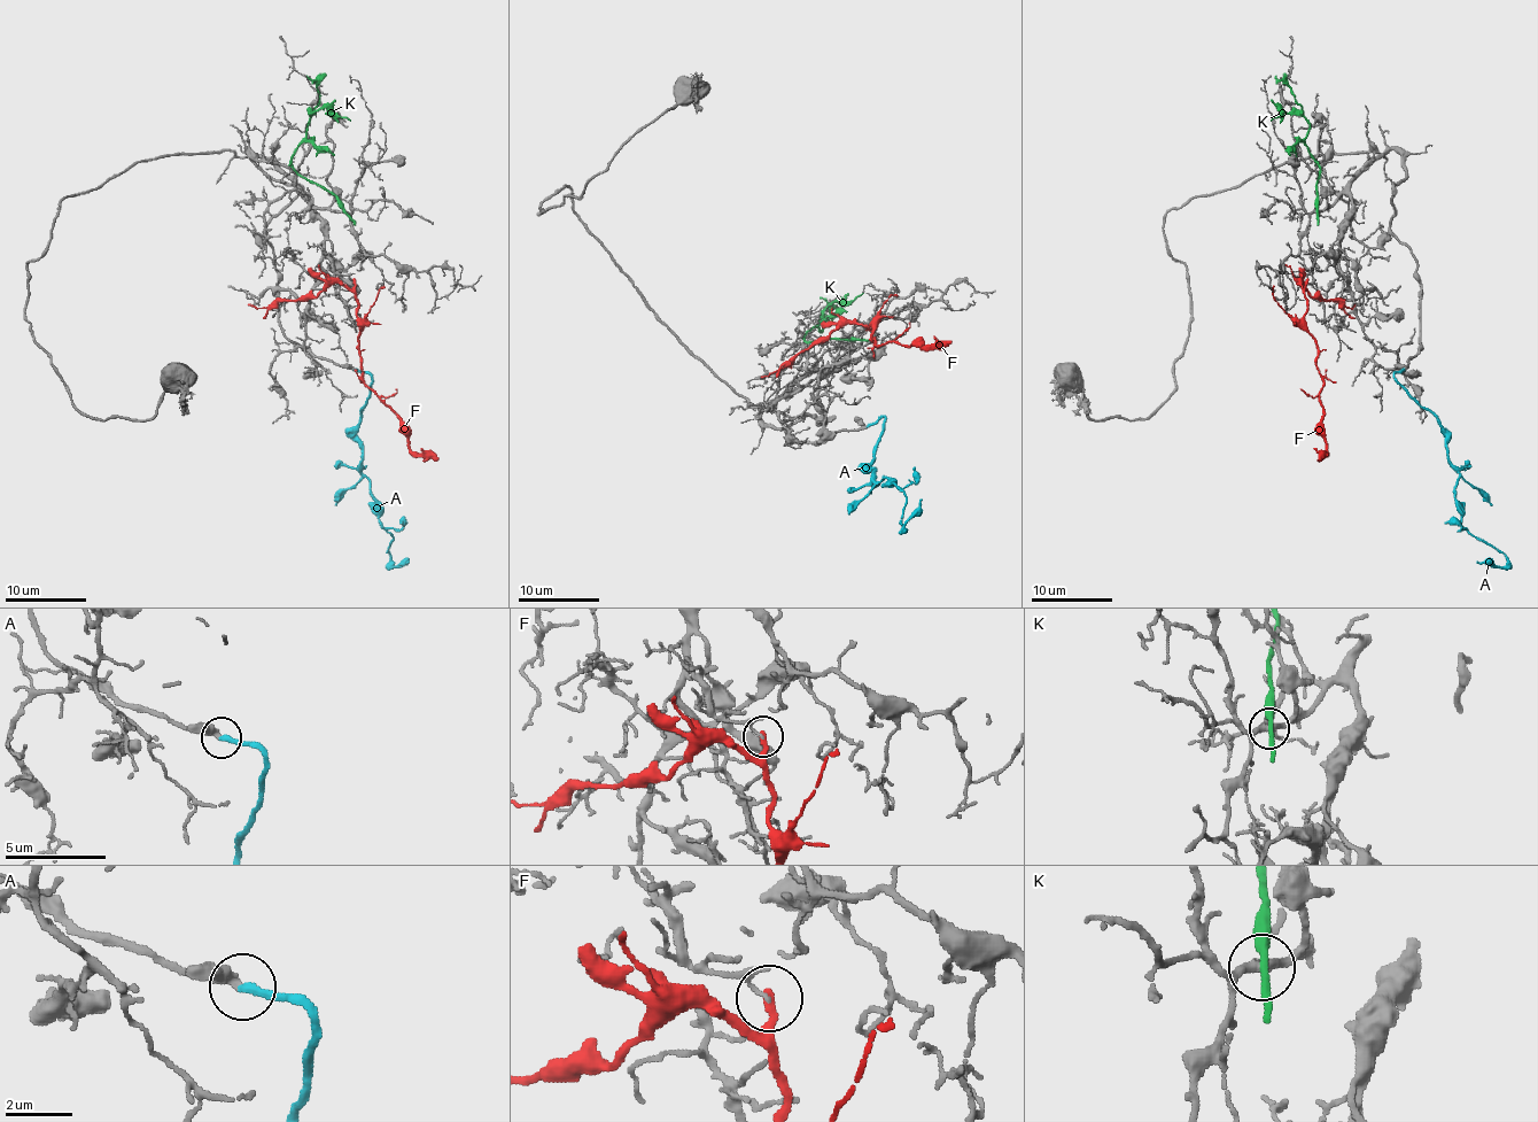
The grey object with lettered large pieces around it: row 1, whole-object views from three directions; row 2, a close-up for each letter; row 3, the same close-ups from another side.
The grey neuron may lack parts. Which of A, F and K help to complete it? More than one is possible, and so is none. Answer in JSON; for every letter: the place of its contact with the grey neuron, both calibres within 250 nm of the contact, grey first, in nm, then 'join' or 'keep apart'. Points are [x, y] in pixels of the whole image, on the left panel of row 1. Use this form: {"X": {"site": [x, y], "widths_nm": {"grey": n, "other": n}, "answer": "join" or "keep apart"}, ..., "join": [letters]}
{"A": {"site": [354, 370], "widths_nm": {"grey": 280, "other": 260}, "answer": "join"}, "F": {"site": [354, 280], "widths_nm": {"grey": 100, "other": 280}, "answer": "keep apart"}, "K": {"site": [344, 211], "widths_nm": {"grey": 240, "other": 280}, "answer": "keep apart"}, "join": ["A"]}

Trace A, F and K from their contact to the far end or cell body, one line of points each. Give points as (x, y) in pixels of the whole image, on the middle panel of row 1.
A: (868, 427), (884, 417), (884, 433), (870, 467), (876, 481), (884, 478), (906, 497), (902, 528), (922, 500)
F: (868, 329), (871, 326), (876, 345), (910, 345), (921, 348), (945, 346), (950, 340)
K: (857, 338), (807, 342), (805, 338), (812, 329), (820, 332), (823, 311), (836, 302), (849, 302), (863, 294)

